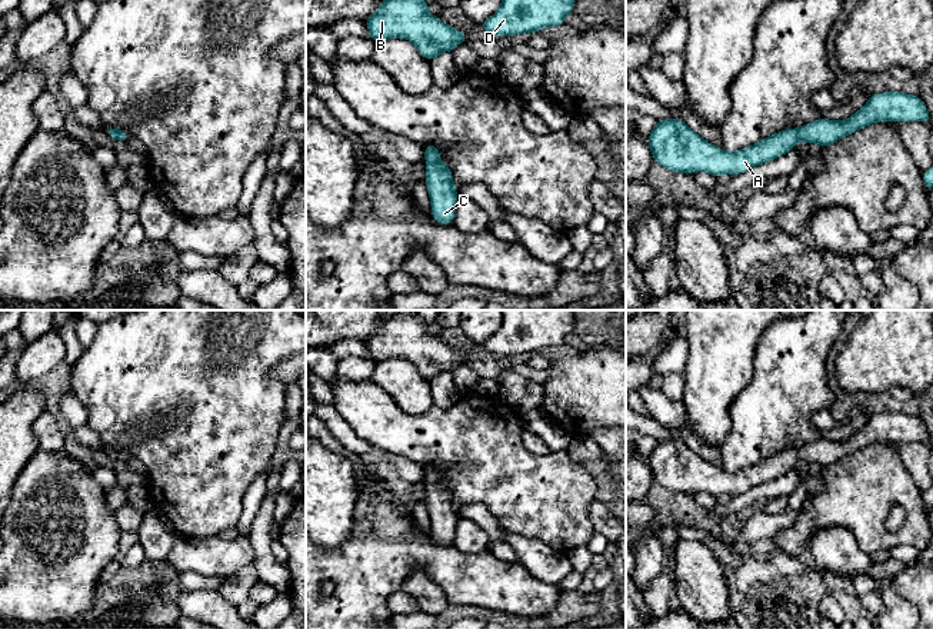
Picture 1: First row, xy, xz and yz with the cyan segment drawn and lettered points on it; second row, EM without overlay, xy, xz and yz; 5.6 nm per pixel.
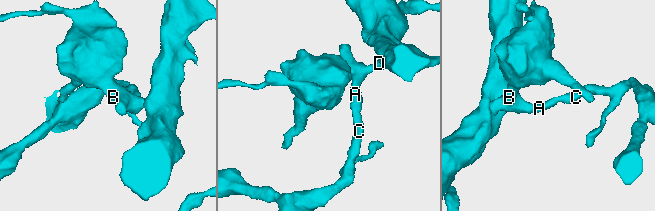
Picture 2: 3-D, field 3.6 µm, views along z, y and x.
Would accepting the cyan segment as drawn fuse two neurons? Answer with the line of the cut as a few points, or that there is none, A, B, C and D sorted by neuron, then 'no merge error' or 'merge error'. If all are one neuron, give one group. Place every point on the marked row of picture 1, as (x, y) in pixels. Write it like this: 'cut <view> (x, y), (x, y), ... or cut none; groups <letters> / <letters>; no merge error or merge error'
cut none; groups A B C D; no merge error

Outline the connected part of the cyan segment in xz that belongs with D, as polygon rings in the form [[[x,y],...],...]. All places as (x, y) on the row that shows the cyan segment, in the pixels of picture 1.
[[[503,0],[499,10],[480,26],[496,37],[536,33],[563,24],[573,7],[574,0]]]

